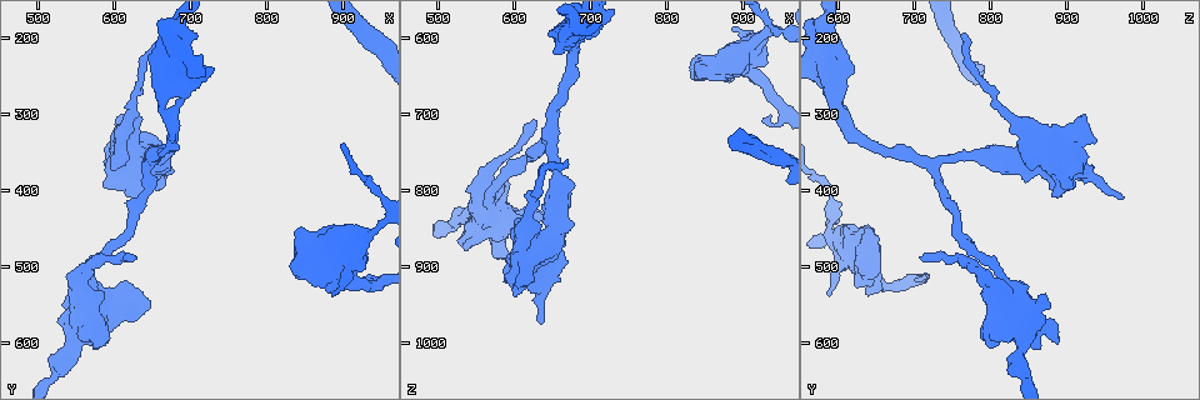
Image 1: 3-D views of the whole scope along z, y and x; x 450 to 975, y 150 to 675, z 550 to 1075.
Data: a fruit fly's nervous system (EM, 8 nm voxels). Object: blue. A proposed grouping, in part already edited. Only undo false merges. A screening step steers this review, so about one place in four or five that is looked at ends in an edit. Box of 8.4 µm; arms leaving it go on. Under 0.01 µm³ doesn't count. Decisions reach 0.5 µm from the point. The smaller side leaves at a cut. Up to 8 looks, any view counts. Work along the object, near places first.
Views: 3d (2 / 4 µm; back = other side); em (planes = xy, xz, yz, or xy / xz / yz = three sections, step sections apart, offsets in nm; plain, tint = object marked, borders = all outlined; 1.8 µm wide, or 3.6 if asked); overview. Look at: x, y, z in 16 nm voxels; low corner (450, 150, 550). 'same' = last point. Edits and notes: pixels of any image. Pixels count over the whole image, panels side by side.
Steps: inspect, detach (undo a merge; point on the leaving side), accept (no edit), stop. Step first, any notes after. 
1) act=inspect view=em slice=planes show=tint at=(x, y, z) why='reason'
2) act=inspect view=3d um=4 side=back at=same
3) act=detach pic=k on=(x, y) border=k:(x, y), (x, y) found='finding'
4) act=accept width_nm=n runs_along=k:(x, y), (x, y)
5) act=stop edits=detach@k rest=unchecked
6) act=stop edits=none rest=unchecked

act=inspect view=3d um=4 at=(565, 545, 820) why='sudden change in width'

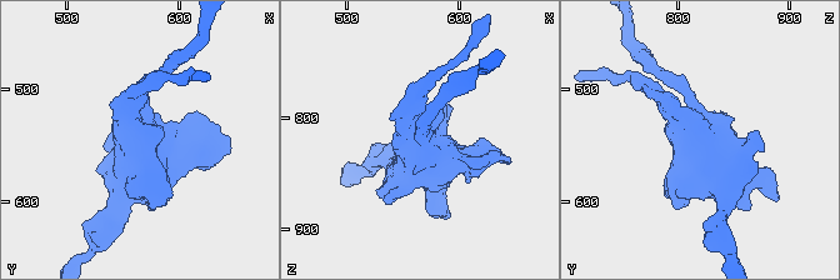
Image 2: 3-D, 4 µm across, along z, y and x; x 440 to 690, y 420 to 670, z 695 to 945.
act=inspect view=em um=3.6 slice=xz step=16 show=tint at=(566, 544, 820) why='now the EM'

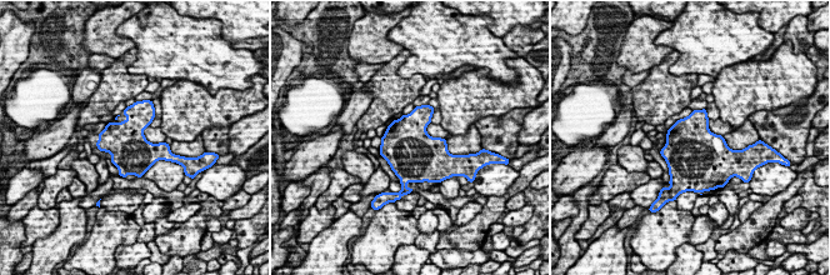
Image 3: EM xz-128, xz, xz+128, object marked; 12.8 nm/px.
act=accept found='all the same cell'

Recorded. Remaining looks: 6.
act=inspect view=em slice=planes show=tint at=(635, 350, 880) why='abrupt turn'

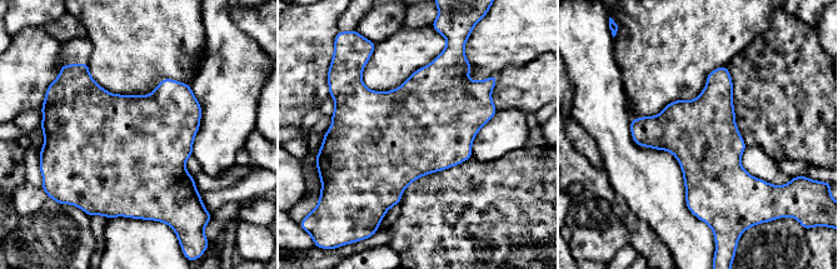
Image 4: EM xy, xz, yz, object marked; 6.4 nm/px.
act=accept found='continuous, no second cell'

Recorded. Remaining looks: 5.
act=inspect view=em slice=planes show=tint at=(935, 460, 595) why='sharp bend'

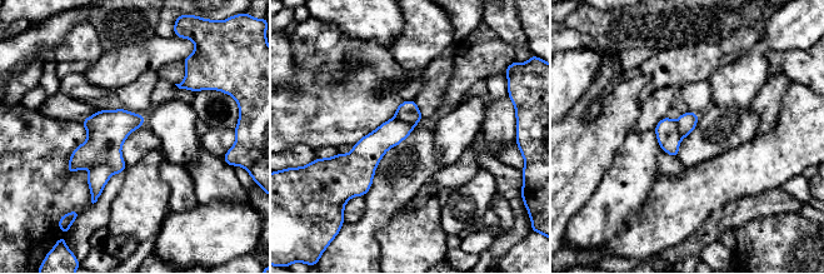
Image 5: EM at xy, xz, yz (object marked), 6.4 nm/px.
act=detach pic=5 on=(99, 175) found='two cells meet here'

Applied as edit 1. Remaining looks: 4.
act=stop edits=detach@5 rest=unchecked

